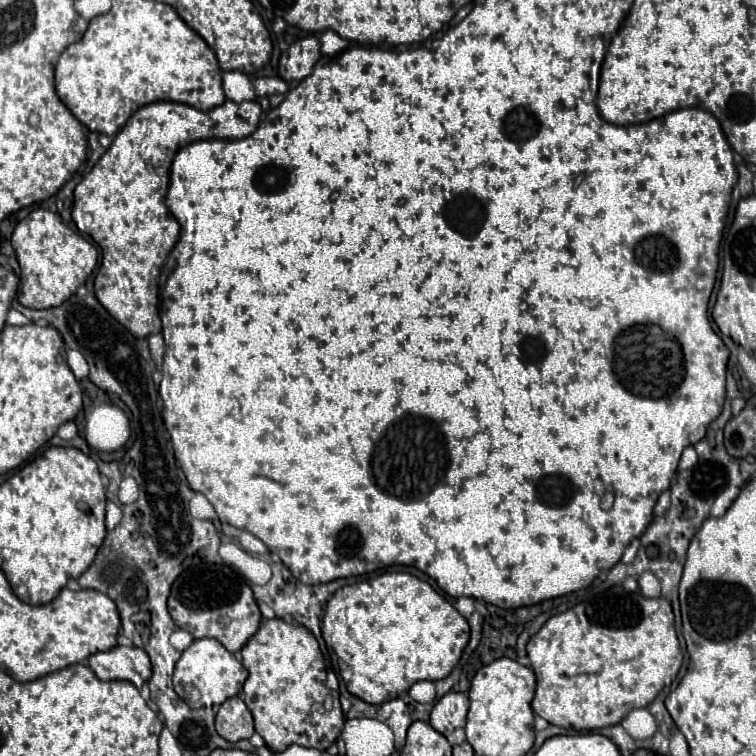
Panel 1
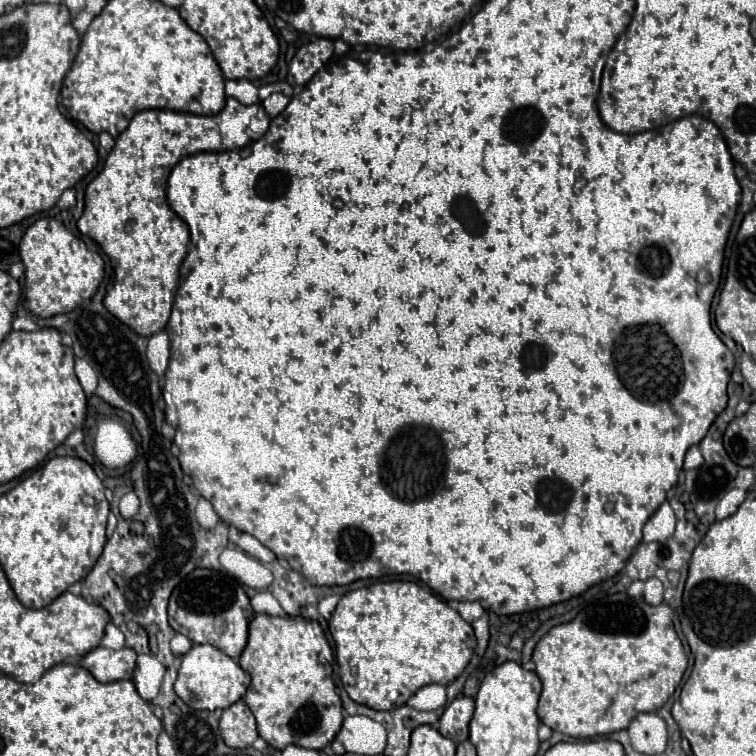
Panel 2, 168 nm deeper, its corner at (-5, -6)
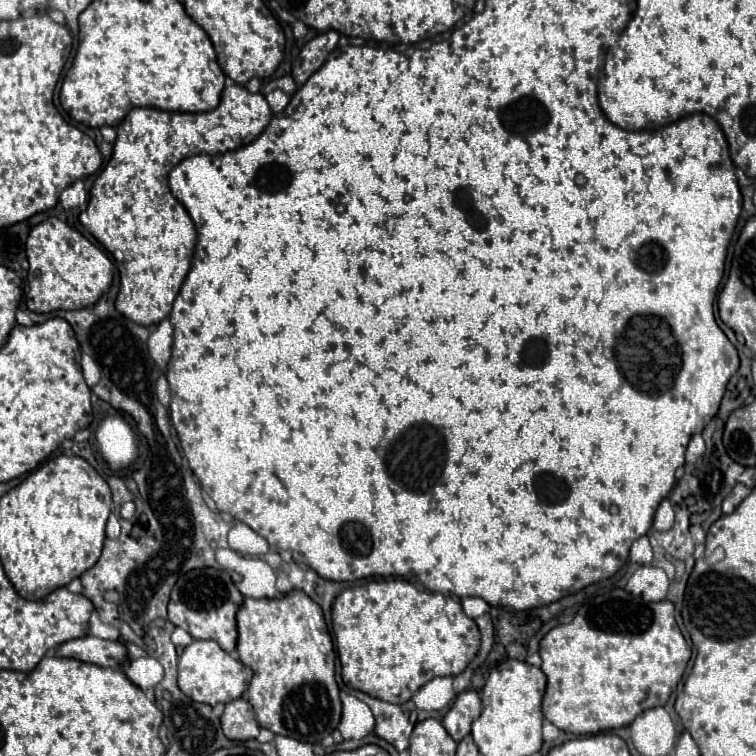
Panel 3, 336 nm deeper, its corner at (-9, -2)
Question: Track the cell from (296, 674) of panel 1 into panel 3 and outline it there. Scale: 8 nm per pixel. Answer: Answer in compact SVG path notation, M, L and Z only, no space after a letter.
M293 590L287 596L273 600L245 598L237 612L239 640L237 654L239 660L253 670L253 680L247 690L247 698L255 710L257 724L279 736L291 736L309 744L321 742L329 736L341 720L341 700L339 686L335 682L335 650L333 640L323 620L321 608L305 596L301 590Z

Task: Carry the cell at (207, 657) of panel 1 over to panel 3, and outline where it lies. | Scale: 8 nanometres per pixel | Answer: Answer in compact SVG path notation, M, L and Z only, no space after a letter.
M193 640L179 656L179 688L195 702L215 706L217 702L231 702L241 698L251 682L251 676L253 672L247 666L243 666L213 640Z

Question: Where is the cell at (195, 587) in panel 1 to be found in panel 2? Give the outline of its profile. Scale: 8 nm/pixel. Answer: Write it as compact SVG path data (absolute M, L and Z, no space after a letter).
M197 568L187 574L169 598L169 624L175 632L185 634L195 644L213 644L229 658L237 660L247 644L247 628L253 616L247 594L237 580L223 570Z

